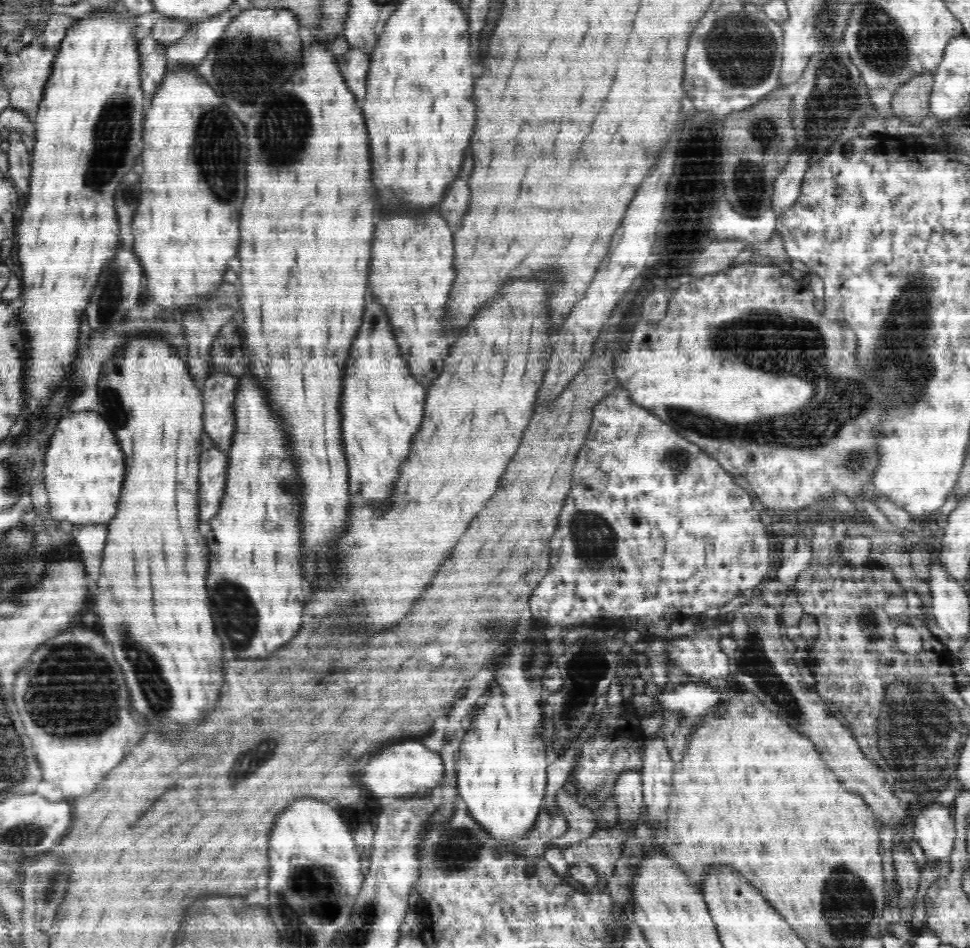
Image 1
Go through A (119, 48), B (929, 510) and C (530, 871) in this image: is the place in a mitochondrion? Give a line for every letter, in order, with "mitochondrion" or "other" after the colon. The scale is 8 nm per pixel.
A: other
B: other
C: other

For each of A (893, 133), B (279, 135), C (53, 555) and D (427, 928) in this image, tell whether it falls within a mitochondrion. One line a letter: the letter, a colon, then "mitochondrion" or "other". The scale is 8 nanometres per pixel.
A: other
B: mitochondrion
C: other
D: other

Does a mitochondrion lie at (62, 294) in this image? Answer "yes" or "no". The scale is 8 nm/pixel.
no

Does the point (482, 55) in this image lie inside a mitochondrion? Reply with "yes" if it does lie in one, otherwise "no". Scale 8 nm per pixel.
no

